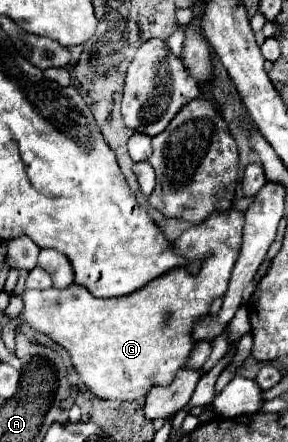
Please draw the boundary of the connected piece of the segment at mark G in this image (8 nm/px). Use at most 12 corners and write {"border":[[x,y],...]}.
{"border":[[243,212],[173,240],[201,262],[119,298],[25,290],[21,320],[87,388],[137,400],[195,350],[225,296]]}

